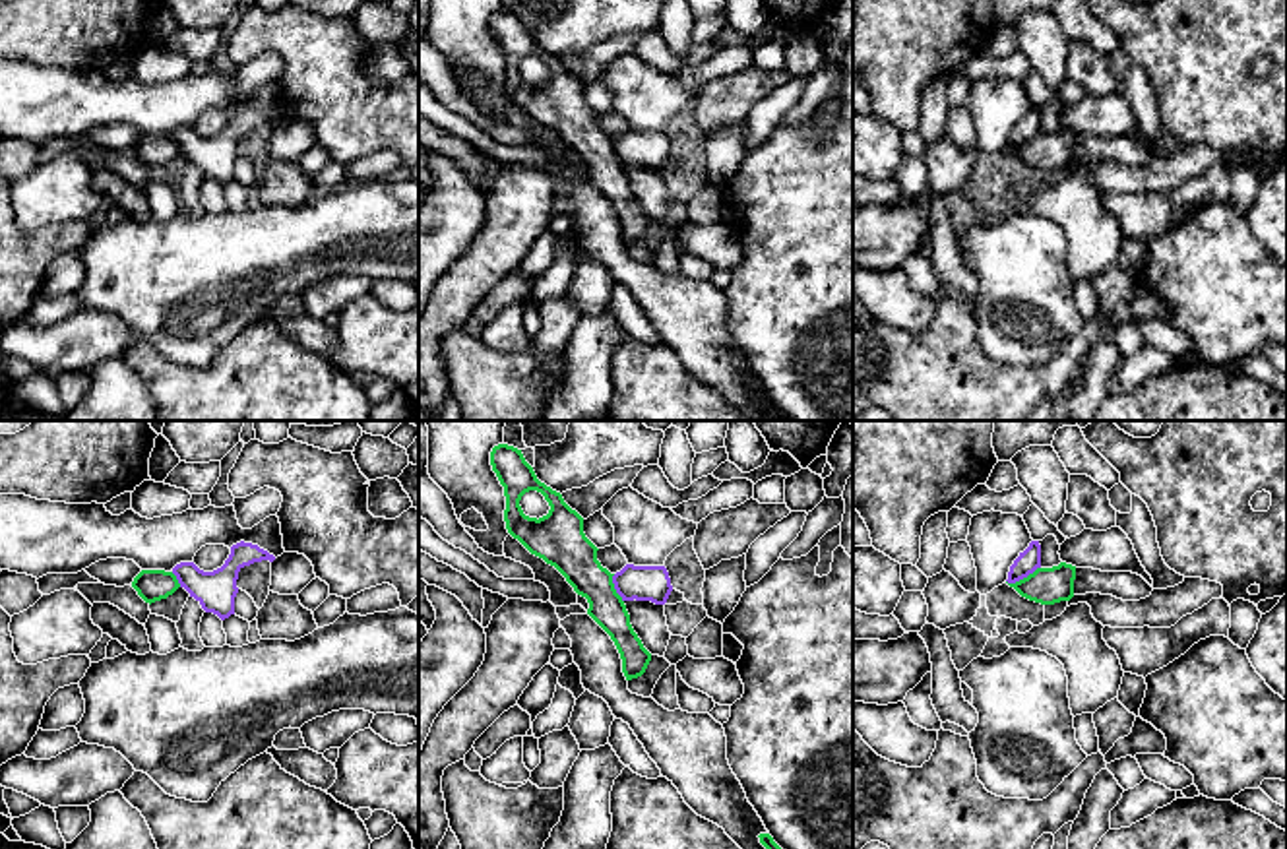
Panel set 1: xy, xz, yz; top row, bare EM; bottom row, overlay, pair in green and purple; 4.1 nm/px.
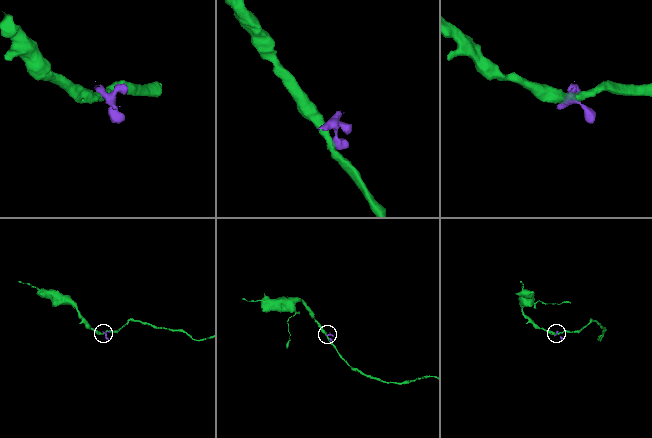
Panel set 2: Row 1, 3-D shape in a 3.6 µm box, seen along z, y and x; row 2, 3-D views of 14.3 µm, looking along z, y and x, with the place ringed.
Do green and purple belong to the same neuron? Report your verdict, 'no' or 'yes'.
no

